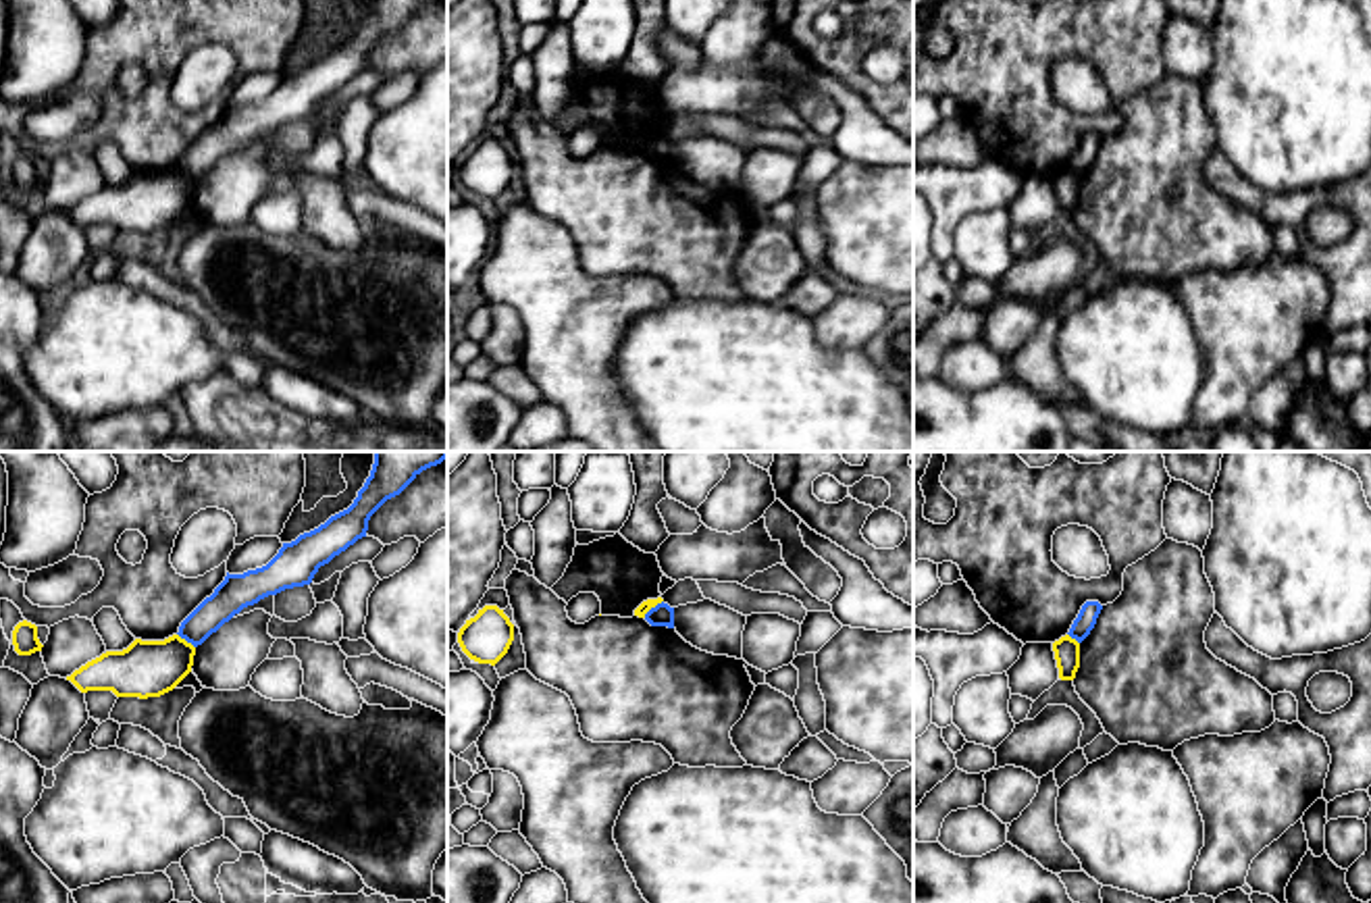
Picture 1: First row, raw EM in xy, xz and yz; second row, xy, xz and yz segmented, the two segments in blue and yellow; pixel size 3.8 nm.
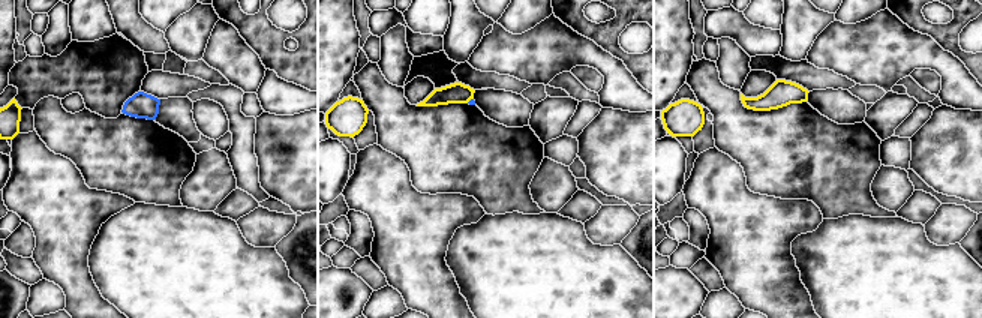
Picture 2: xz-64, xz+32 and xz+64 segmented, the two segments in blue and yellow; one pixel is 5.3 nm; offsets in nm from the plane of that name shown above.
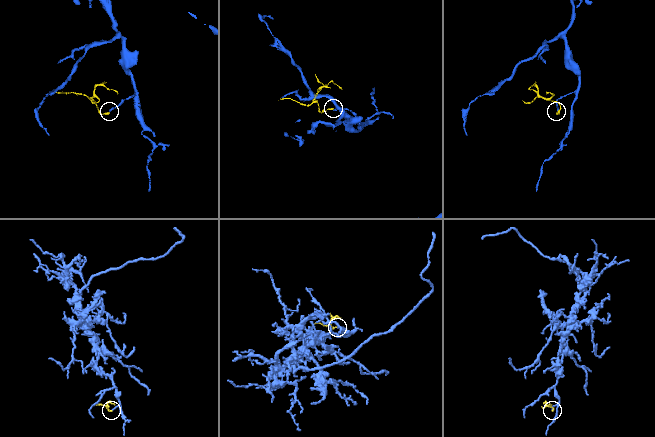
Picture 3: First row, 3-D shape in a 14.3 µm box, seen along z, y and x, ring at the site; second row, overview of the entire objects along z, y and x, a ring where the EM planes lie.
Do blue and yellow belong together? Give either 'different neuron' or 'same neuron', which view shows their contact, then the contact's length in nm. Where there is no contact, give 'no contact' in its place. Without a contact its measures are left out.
different neuron | xz | 100 nm

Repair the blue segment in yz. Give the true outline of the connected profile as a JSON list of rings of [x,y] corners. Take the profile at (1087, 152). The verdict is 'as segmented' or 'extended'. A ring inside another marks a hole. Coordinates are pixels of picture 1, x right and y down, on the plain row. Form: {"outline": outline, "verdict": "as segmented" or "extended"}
{"outline": [[[1086,135],[1069,162],[1069,171],[1082,177],[1096,158],[1103,139],[1098,135]]], "verdict": "as segmented"}

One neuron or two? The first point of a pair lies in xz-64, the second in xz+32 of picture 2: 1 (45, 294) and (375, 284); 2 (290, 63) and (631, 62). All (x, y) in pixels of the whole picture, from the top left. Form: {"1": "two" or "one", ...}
{"1": "two", "2": "one"}

